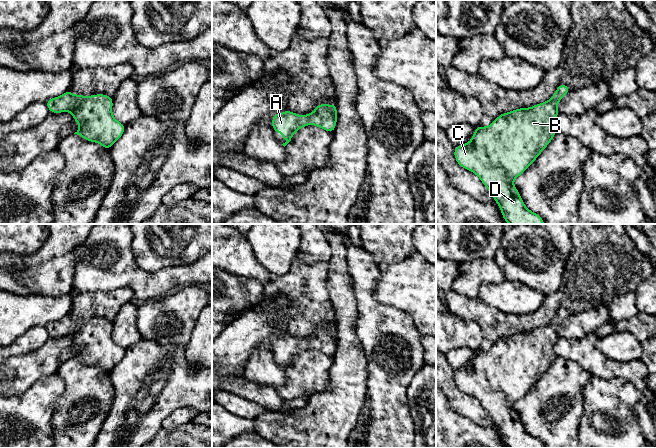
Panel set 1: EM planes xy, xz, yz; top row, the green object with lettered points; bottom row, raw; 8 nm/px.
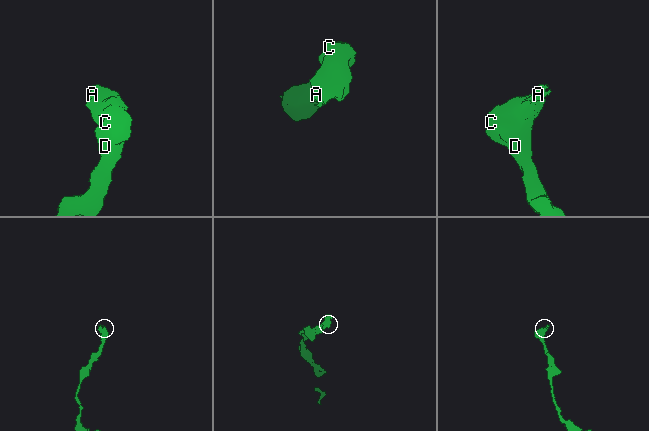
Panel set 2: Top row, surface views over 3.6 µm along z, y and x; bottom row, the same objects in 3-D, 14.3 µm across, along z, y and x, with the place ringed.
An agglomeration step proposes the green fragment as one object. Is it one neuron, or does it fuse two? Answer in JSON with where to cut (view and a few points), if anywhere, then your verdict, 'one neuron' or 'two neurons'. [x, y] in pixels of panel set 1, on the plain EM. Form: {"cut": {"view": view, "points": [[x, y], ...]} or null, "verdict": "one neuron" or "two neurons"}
{"cut": null, "verdict": "one neuron"}

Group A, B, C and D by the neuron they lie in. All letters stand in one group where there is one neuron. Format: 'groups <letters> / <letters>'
groups A B C D

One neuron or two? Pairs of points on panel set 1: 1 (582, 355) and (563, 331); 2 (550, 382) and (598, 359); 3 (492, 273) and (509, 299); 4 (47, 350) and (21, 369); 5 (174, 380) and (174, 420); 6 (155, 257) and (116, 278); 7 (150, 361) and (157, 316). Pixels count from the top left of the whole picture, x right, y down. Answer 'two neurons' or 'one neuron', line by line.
1: two neurons
2: two neurons
3: two neurons
4: one neuron
5: two neurons
6: two neurons
7: two neurons

